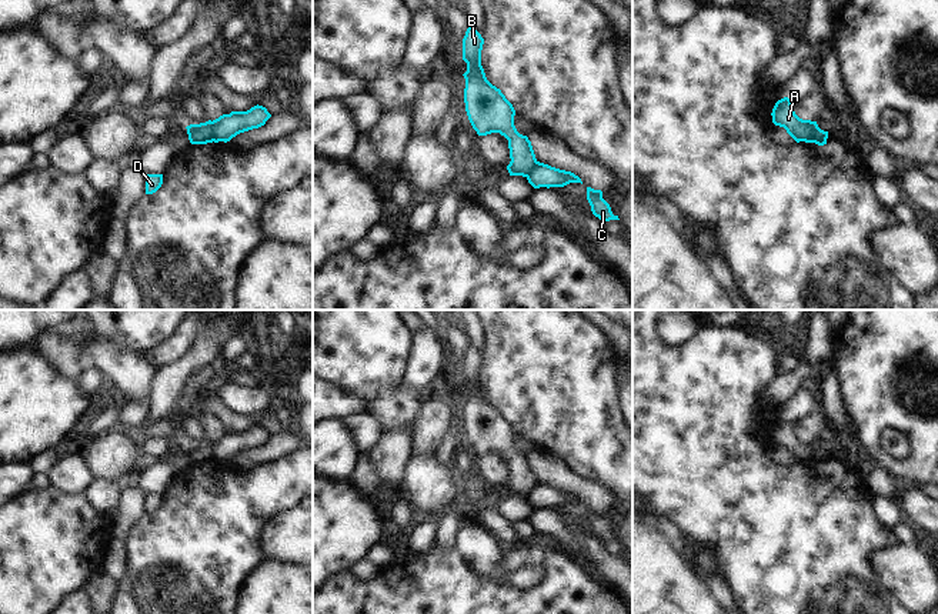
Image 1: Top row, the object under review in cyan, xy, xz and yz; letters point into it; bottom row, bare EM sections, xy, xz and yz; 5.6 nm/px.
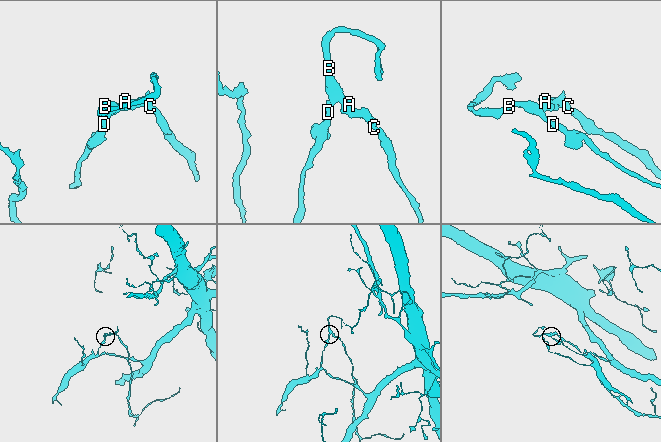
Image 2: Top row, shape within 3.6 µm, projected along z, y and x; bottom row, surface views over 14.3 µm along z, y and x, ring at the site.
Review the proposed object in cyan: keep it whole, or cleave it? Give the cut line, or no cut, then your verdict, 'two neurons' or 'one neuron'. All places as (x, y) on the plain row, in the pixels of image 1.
cut yz (813, 441), (811, 461); two neurons

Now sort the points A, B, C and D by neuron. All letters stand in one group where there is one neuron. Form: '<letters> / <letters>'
A B D / C

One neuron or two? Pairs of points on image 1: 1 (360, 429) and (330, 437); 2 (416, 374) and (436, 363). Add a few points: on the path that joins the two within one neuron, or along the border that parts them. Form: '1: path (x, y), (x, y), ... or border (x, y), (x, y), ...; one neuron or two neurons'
1: border (341, 419), (349, 427), (360, 453); two neurons
2: path (420, 371), (431, 363); one neuron

